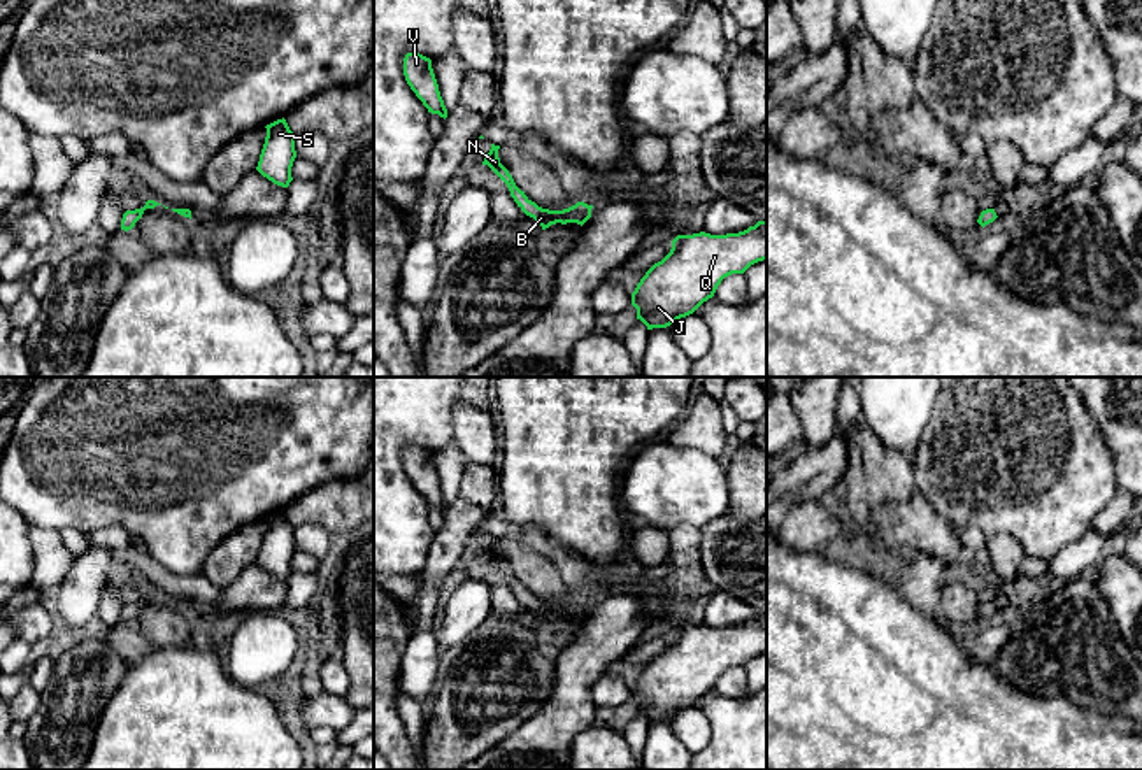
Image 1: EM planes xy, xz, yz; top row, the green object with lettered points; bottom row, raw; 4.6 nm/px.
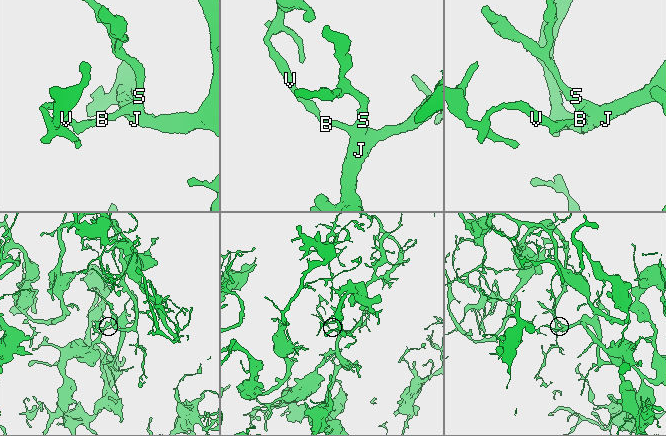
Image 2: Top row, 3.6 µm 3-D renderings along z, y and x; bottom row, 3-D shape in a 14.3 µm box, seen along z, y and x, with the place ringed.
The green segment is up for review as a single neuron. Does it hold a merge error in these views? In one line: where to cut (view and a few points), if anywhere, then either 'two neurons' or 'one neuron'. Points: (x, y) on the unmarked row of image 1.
no cut | one neuron

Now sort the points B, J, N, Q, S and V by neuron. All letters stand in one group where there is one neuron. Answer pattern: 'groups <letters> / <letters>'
groups B J N Q S V

